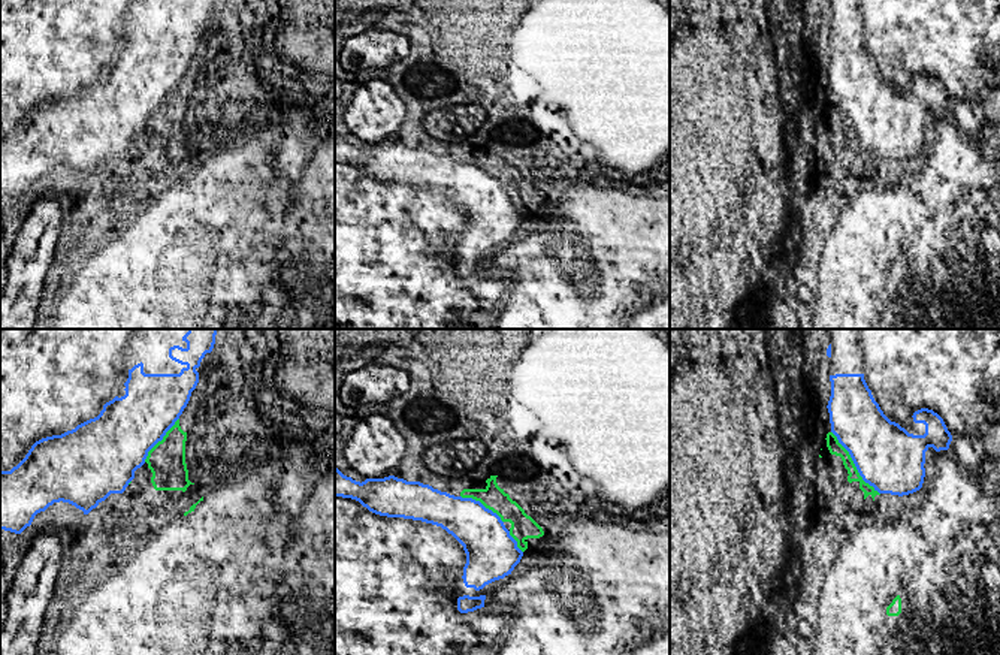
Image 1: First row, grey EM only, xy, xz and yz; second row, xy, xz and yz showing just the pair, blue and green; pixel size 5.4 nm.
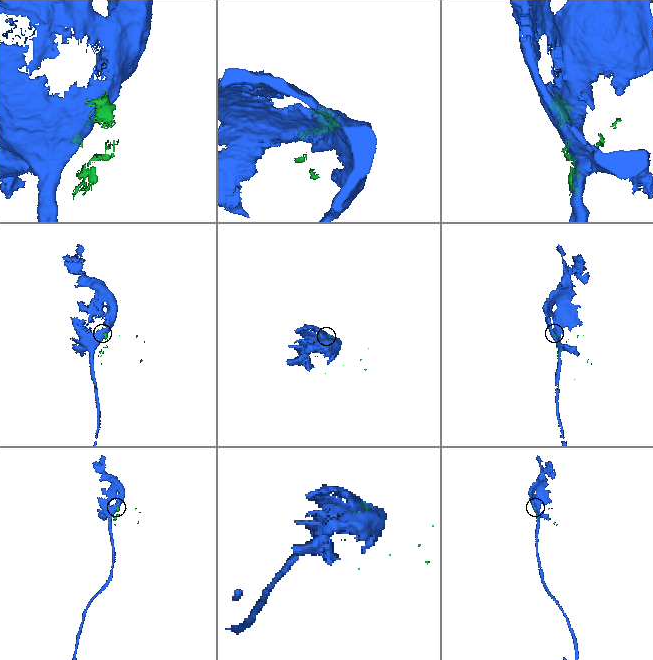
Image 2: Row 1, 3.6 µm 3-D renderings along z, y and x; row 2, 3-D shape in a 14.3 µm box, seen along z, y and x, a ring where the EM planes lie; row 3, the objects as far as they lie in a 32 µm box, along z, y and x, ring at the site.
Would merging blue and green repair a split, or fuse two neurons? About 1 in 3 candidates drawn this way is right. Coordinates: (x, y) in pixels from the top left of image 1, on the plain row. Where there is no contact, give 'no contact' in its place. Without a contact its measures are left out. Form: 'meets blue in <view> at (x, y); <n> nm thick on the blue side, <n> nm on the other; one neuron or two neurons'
meets blue in yz at (854, 127); 360 nm thick on the blue side, 70 nm on the other; two neurons

